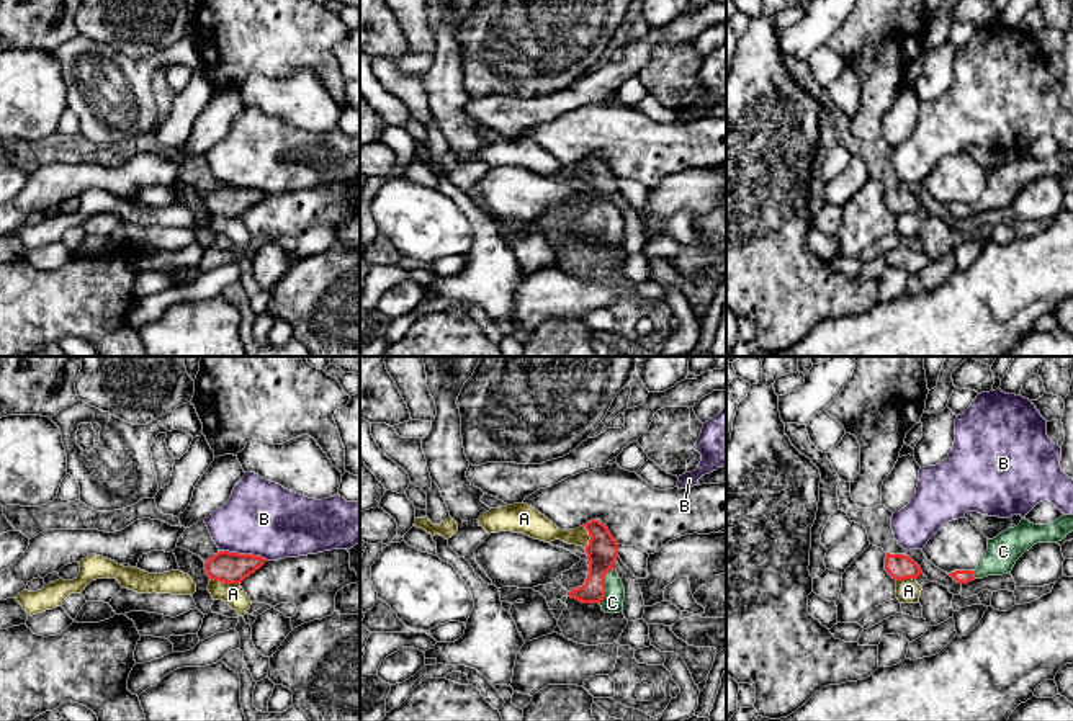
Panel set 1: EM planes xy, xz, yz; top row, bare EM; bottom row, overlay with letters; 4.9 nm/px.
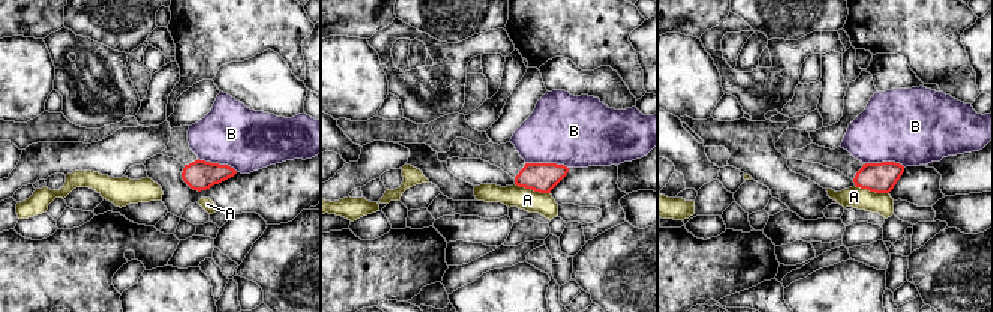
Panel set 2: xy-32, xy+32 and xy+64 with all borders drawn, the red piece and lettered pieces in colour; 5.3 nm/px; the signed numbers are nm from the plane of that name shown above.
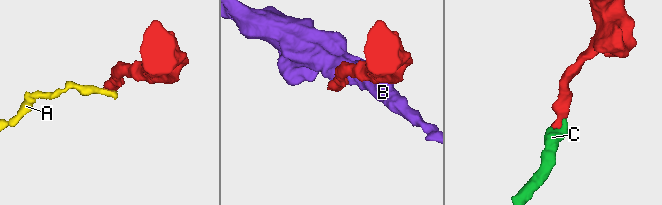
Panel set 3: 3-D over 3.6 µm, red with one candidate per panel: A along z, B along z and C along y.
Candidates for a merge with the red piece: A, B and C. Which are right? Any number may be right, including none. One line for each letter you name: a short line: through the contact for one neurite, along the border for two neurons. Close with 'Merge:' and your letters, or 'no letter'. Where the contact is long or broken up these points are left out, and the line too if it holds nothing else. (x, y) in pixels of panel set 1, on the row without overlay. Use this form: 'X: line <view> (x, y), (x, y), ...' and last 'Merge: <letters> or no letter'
C: line xz (602, 183), (604, 219), (612, 236)
Merge: C

